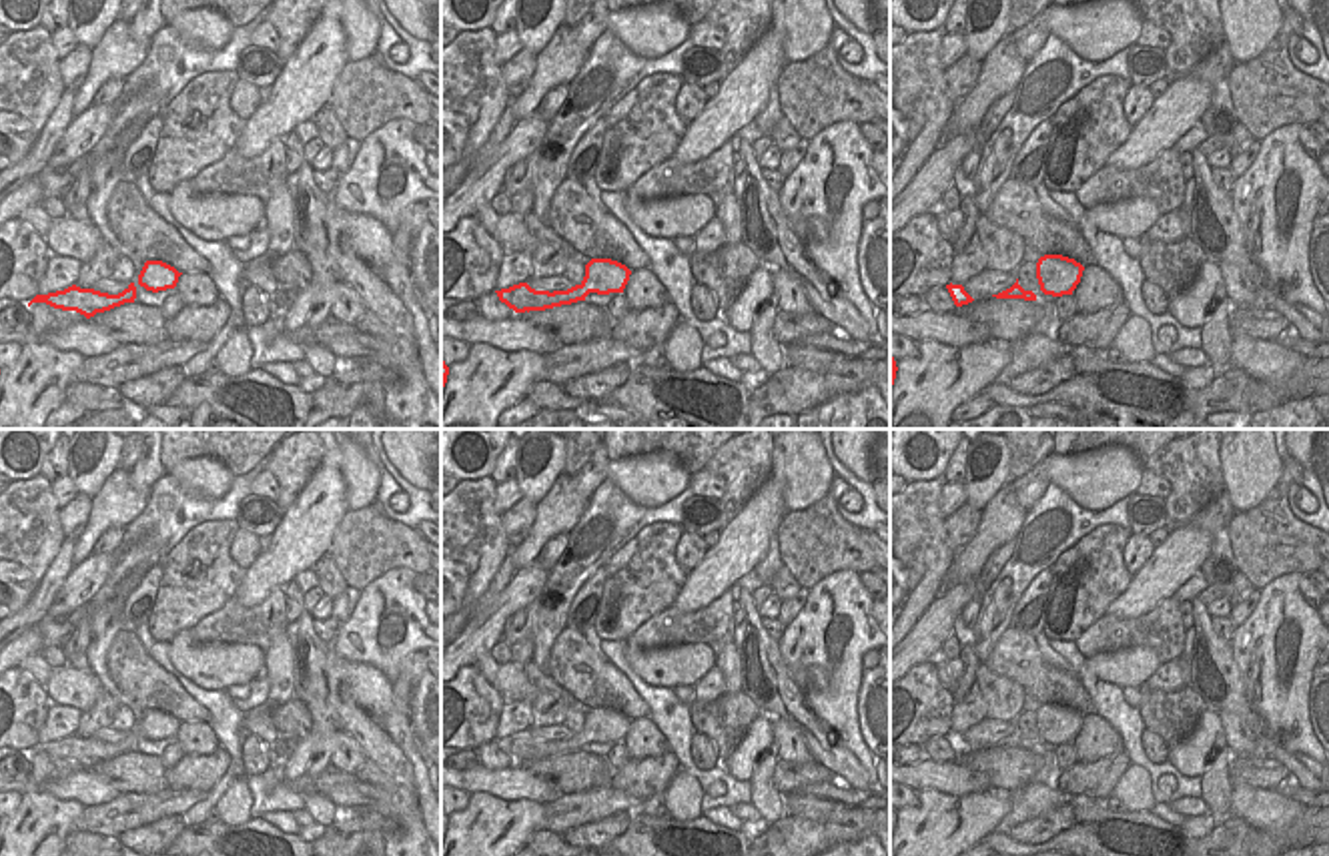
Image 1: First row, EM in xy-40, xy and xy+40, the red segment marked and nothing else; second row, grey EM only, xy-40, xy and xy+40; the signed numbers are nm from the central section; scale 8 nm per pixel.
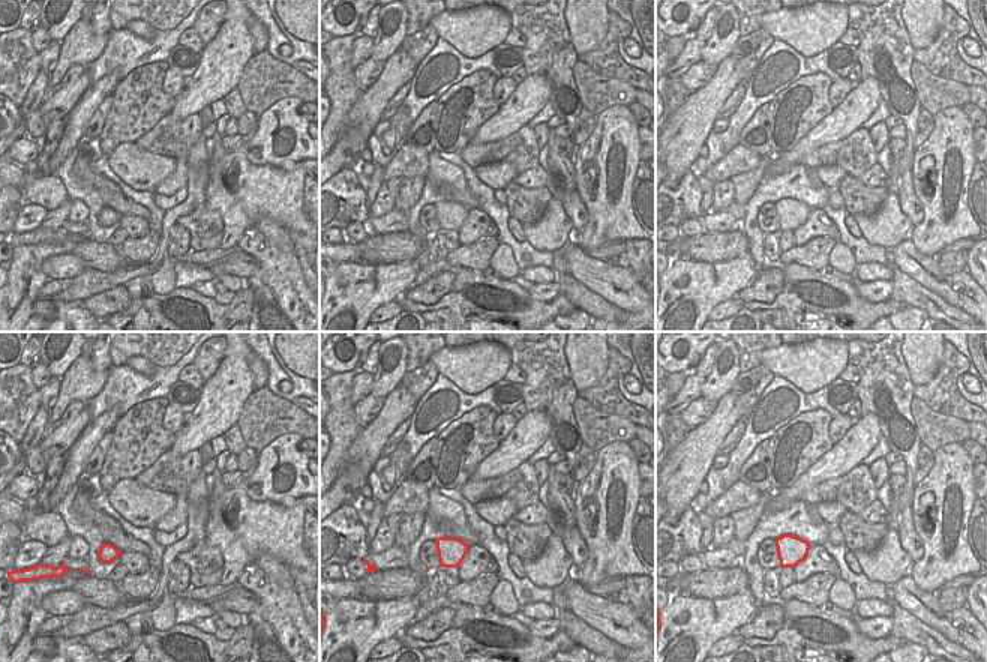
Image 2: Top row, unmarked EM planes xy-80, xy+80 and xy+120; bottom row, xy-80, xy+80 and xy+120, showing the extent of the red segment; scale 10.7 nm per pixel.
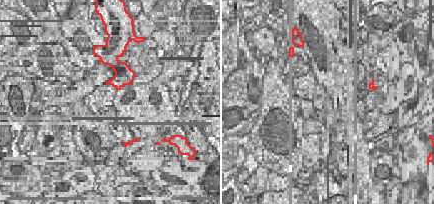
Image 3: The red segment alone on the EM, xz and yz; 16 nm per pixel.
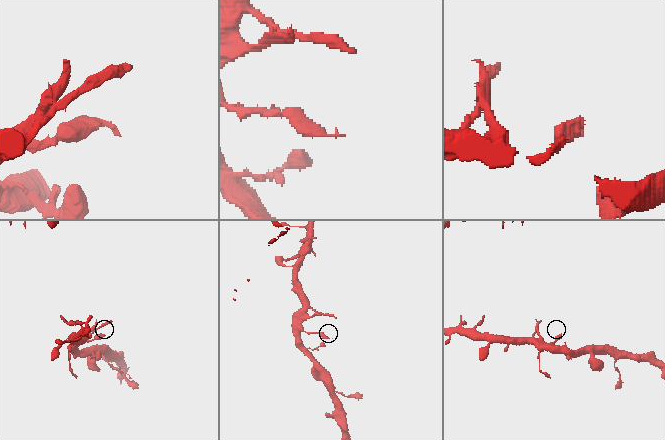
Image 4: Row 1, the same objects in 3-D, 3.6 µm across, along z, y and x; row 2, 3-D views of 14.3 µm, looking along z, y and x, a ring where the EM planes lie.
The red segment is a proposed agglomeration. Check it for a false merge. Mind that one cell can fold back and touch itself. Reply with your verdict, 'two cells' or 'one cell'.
one cell

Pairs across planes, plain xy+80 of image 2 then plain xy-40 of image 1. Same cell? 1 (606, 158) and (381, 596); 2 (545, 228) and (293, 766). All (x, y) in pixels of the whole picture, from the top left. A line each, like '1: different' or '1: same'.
1: same
2: same

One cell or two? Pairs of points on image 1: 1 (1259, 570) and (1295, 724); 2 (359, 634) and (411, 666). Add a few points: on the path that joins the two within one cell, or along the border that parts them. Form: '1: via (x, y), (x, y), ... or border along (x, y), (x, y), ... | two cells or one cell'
1: border along (1305, 574), (1275, 576), (1261, 590) | two cells
2: border along (419, 650), (403, 660), (395, 680), (355, 660) | two cells

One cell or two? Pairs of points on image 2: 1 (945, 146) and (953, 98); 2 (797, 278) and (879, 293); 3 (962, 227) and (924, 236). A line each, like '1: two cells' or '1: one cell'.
1: two cells
2: two cells
3: one cell

